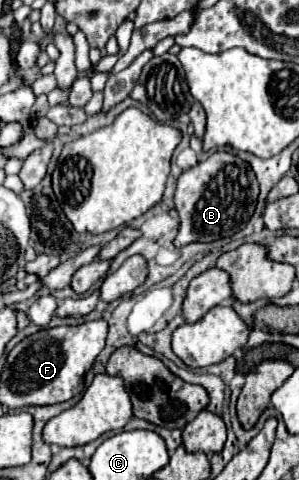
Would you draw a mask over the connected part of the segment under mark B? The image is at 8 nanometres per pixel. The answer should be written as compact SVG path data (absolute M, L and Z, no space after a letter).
M217 151L207 161L183 171L175 191L175 209L181 219L175 247L233 237L249 223L257 205L257 195L259 187L249 163L225 151Z

